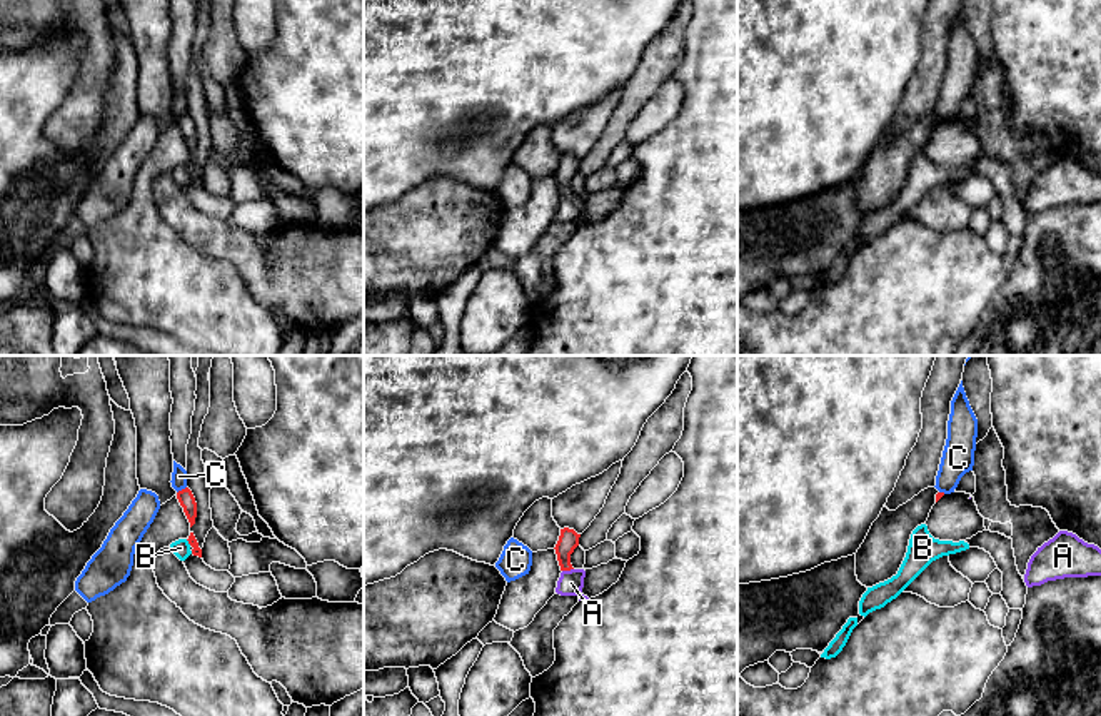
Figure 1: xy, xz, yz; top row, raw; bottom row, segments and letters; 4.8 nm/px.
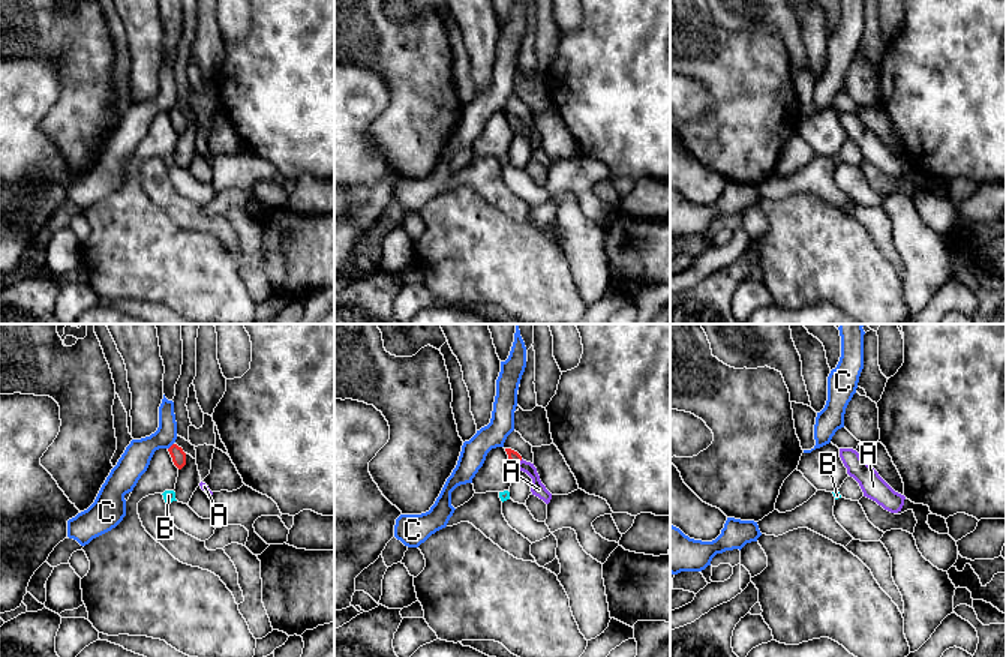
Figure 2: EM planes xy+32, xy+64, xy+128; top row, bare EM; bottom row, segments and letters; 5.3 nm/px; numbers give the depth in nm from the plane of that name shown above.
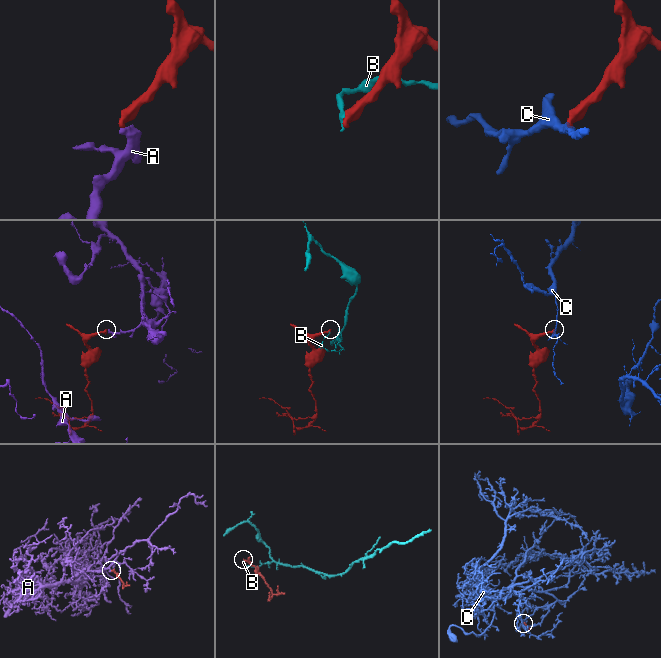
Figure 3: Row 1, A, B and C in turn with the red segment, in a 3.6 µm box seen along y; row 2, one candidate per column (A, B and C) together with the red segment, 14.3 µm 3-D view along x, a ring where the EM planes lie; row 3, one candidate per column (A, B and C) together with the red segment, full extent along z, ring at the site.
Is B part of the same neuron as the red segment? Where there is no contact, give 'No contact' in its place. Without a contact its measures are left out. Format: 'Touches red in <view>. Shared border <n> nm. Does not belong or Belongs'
Touches red in xy. Shared border 40 nm. Does not belong

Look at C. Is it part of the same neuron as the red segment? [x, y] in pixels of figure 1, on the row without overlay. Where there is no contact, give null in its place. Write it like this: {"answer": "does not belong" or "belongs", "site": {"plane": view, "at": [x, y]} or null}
{"answer": "does not belong", "site": {"plane": "xy", "at": [182, 115]}}

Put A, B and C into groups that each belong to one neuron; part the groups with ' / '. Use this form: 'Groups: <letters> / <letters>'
Groups: A / B / C

